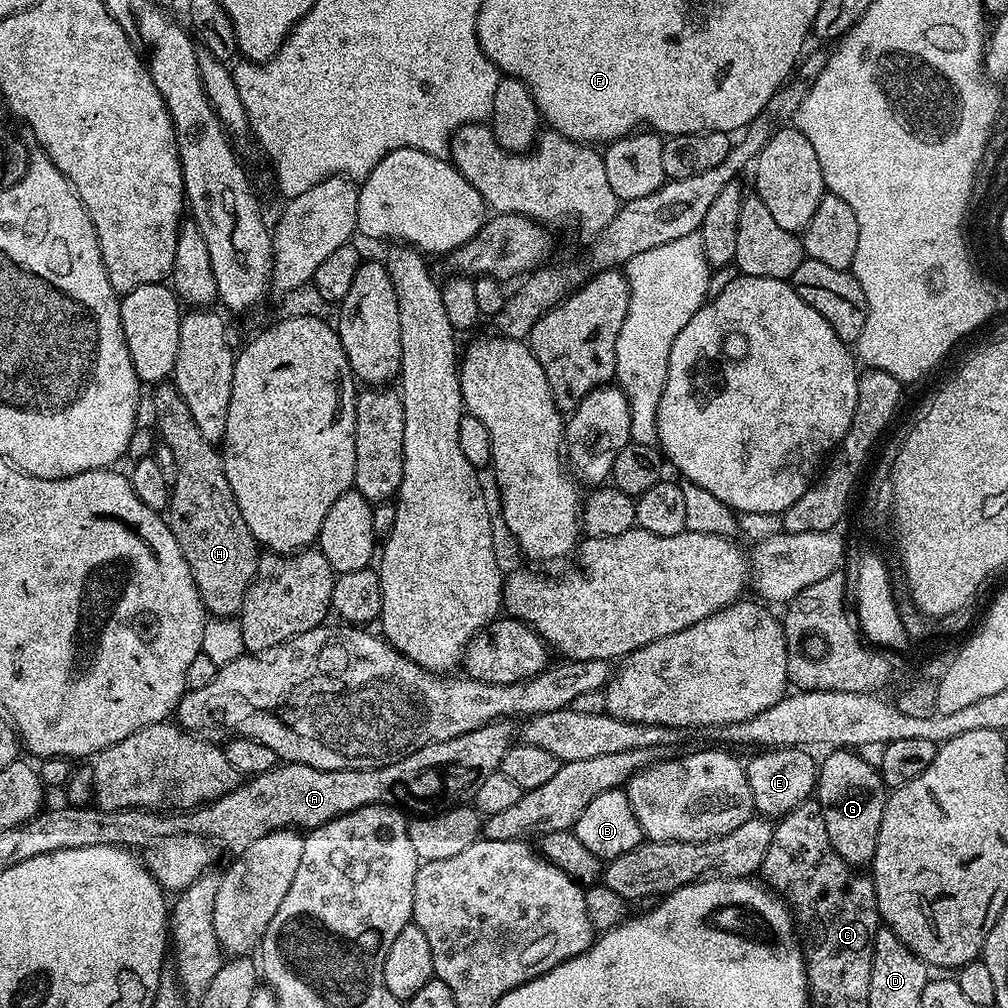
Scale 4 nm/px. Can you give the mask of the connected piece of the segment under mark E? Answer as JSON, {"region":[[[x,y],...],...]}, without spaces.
{"region":[[[803,747],[795,748],[769,748],[760,750],[757,756],[752,756],[746,760],[746,778],[750,782],[750,794],[755,811],[765,818],[779,818],[785,816],[794,806],[798,806],[802,801],[809,799],[816,791],[816,774],[818,771],[817,757],[812,757],[811,751]]]}

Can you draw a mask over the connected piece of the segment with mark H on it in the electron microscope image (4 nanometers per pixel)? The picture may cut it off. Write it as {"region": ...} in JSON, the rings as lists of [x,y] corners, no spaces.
{"region":[[[165,382],[155,385],[152,396],[152,412],[156,415],[156,428],[160,431],[162,444],[170,448],[177,466],[177,480],[171,485],[172,499],[168,501],[166,519],[186,562],[192,571],[198,592],[204,603],[205,613],[212,616],[235,617],[239,613],[242,602],[246,598],[246,590],[256,573],[256,564],[262,555],[254,534],[250,534],[250,526],[246,526],[246,518],[242,518],[242,510],[238,510],[238,502],[234,498],[234,490],[230,490],[230,482],[226,482],[223,455],[217,445],[211,444],[194,426],[194,418],[190,414],[186,402],[182,402],[182,394],[178,394],[175,383]]]}

